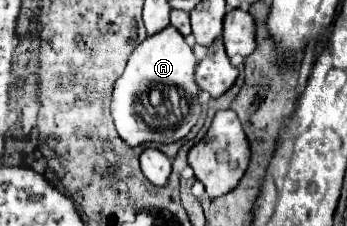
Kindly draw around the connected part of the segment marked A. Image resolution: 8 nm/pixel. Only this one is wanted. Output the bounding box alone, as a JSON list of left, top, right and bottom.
[112,25,200,147]

